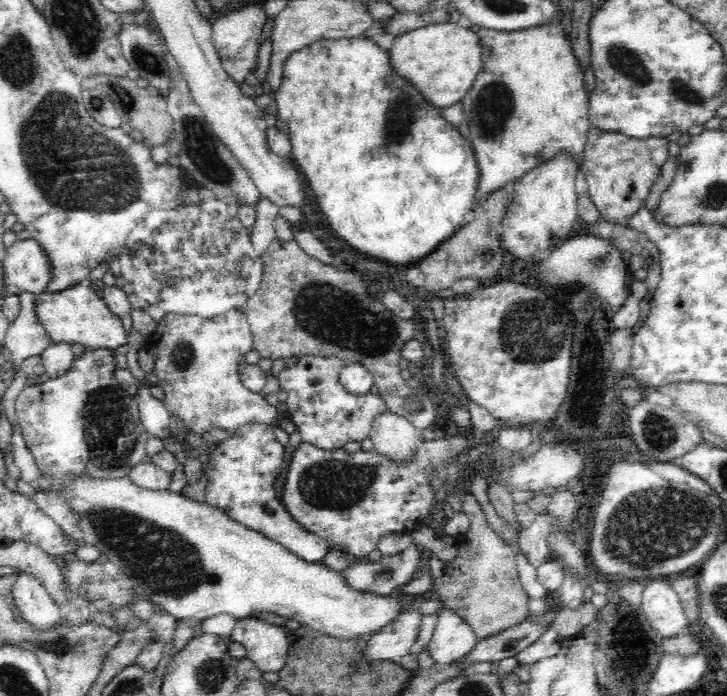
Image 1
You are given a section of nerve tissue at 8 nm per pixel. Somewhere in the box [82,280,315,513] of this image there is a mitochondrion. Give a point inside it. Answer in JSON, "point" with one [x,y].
{"point":[182,355]}

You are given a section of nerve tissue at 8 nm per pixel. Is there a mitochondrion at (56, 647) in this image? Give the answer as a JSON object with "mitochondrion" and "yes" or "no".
{"mitochondrion":"yes"}

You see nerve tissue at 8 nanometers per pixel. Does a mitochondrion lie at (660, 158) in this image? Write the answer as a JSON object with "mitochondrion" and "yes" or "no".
{"mitochondrion":"no"}

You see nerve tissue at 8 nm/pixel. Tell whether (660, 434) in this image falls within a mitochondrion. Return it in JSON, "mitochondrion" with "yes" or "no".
{"mitochondrion":"yes"}

